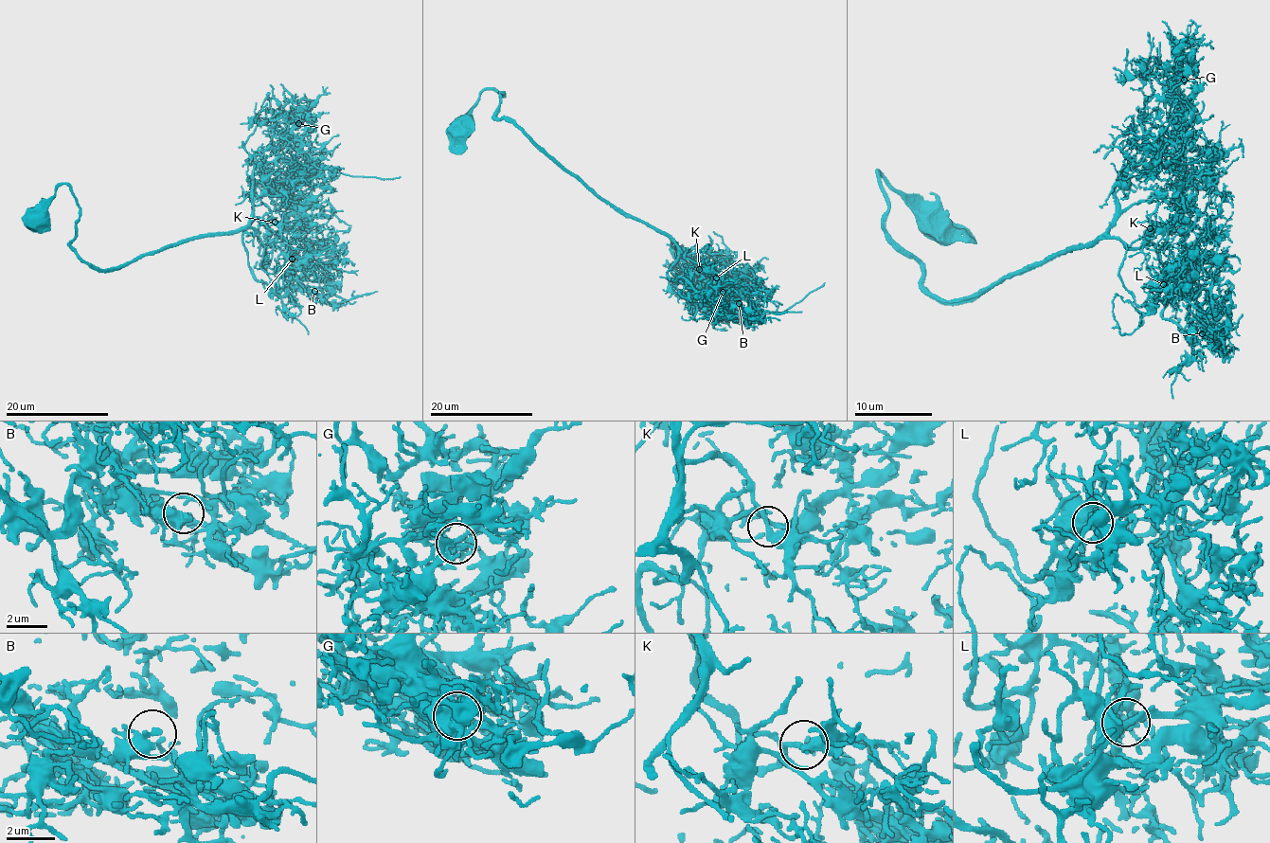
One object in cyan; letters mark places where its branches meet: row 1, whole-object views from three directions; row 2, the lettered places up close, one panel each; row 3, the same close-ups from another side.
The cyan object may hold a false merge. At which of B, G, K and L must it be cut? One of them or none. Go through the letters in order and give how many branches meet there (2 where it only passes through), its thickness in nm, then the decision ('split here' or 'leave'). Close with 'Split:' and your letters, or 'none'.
B: 2 branches meet; 280 nm thick; leave
G: 2 branches meet; 280 nm thick; split here
K: 2 branches meet; 320 nm thick; leave
L: 2 branches meet; 280 nm thick; leave
Split: G

